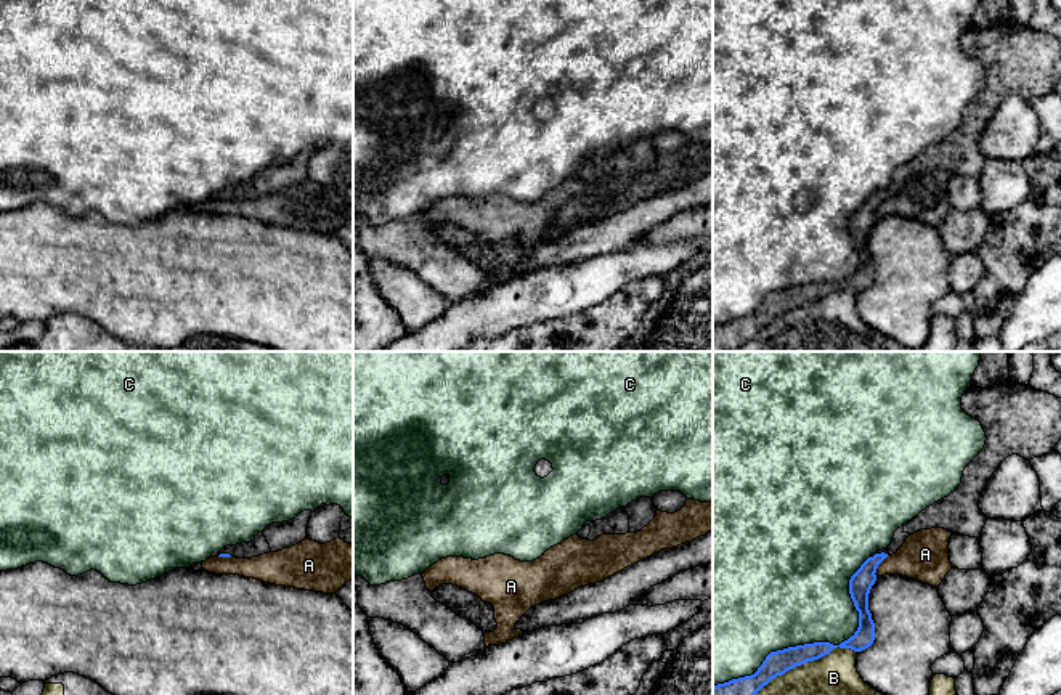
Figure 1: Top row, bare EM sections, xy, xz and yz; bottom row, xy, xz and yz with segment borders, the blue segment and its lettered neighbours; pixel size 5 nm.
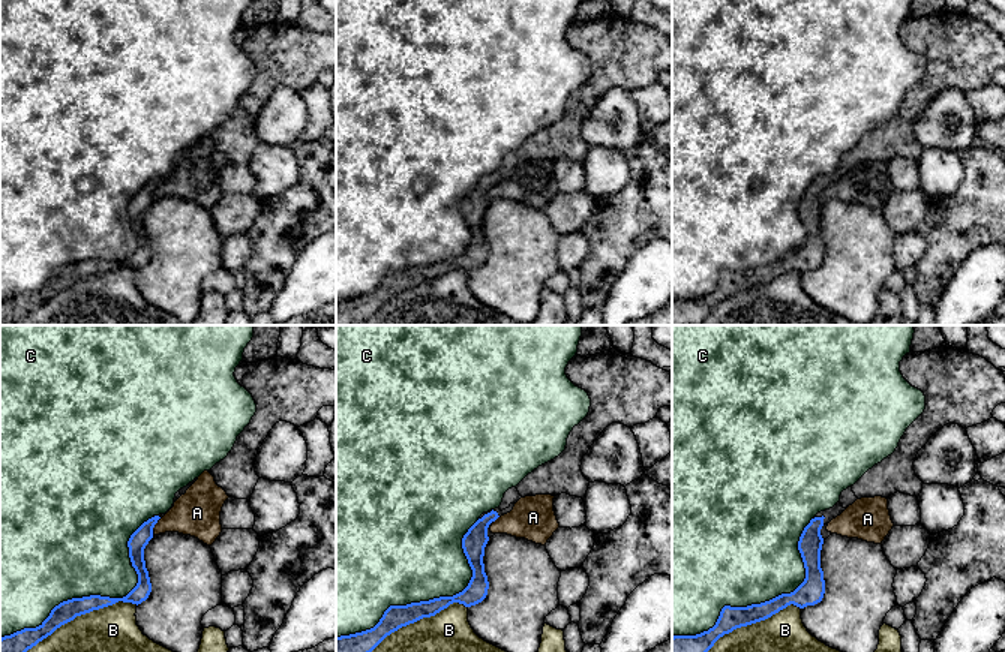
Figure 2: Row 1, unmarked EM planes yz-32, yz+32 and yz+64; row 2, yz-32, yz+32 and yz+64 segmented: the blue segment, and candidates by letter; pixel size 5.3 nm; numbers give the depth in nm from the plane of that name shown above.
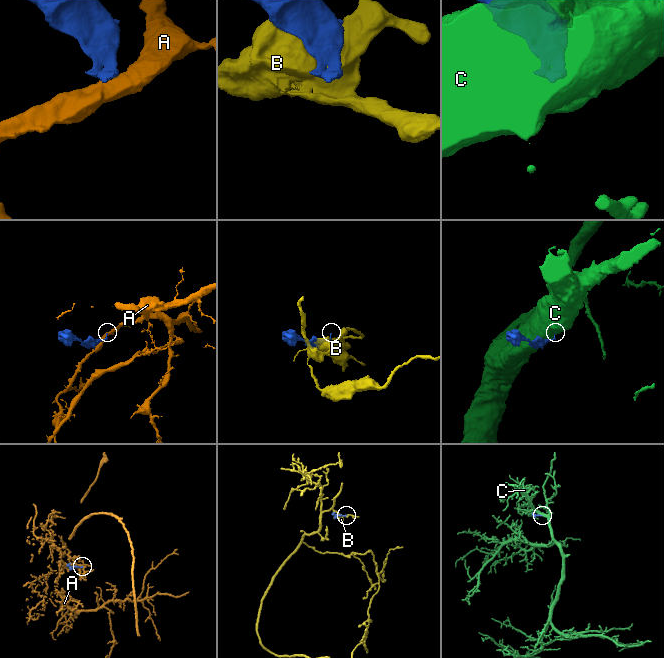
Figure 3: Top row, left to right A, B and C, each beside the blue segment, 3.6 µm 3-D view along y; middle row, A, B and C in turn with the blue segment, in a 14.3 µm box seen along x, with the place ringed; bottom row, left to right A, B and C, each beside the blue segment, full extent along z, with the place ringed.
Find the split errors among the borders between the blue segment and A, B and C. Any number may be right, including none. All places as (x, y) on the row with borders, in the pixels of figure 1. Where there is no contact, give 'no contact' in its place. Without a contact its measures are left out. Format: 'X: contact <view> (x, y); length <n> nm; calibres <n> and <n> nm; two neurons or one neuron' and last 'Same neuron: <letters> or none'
A: contact yz (880, 562); length 100 nm; calibres 120 and 240 nm; two neurons
B: contact yz (804, 662); length 550 nm; calibres 120 and 200 nm; two neurons
C: contact yz (819, 642); length 1000 nm; calibres 120 and 480 nm; two neurons
Same neuron: none

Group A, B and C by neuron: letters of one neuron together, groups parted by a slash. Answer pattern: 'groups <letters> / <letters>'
groups A / B / C

